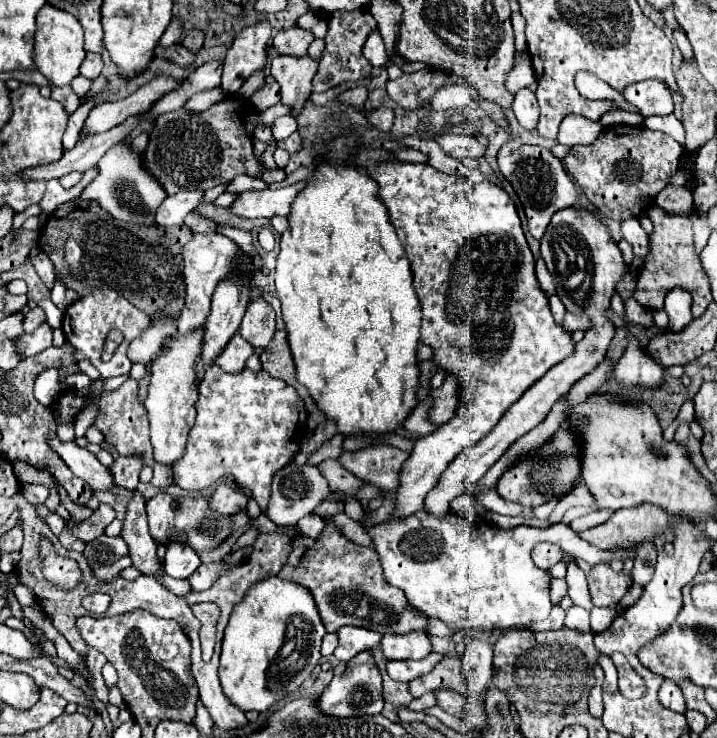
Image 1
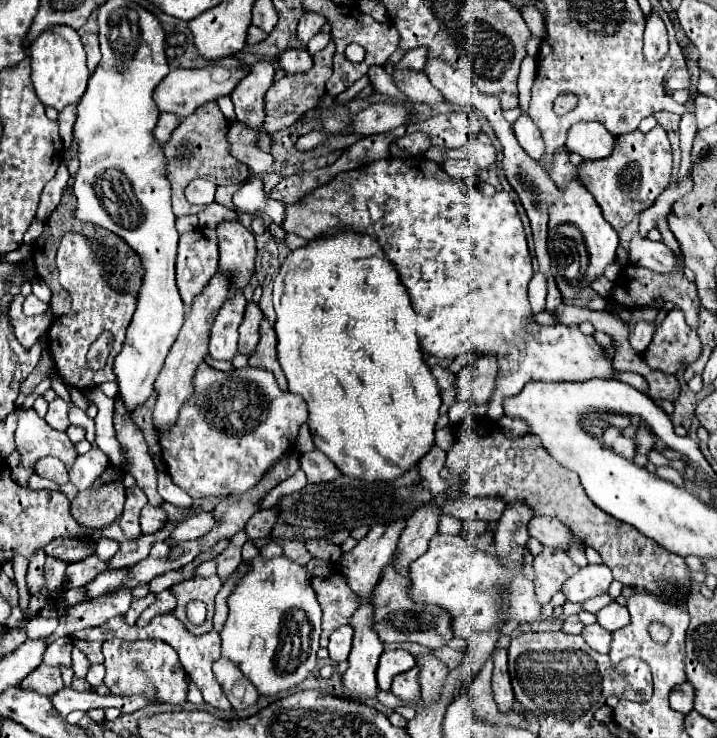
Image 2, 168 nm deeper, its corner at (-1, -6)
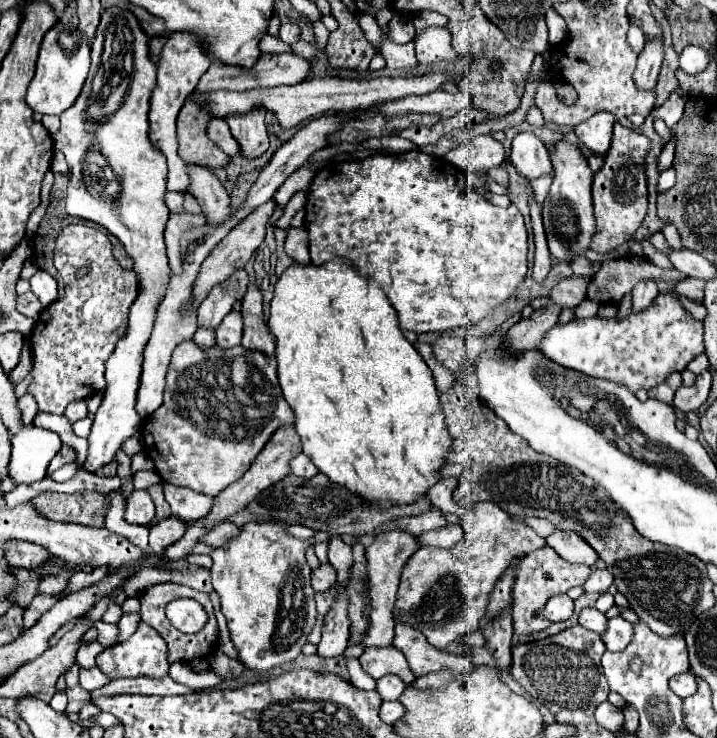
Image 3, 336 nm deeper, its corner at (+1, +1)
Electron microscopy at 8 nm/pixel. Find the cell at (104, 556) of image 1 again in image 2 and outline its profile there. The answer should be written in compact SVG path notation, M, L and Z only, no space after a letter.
M92 553L92 555L88 555L82 561L70 563L70 567L66 569L64 587L80 587L80 585L86 585L86 583L94 581L106 569L108 569L108 561L102 561L102 559L98 559L96 553Z

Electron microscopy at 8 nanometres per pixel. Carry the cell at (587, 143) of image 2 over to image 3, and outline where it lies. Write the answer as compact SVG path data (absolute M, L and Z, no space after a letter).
M598 112L592 118L588 118L586 122L574 126L576 136L594 152L598 154L606 154L612 142L612 126L614 126L614 116L610 116L608 112Z

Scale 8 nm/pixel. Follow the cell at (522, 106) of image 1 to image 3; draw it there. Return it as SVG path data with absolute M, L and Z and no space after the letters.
M520 132L514 136L510 164L528 182L552 172L552 162L546 144L532 132Z

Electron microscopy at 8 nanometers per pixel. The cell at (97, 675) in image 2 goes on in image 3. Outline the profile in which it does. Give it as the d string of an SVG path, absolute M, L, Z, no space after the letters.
M96 640L94 642L88 642L88 644L82 644L80 650L78 650L78 656L76 656L76 662L82 666L82 668L92 668L96 666L96 656L104 650L102 644L98 644Z

